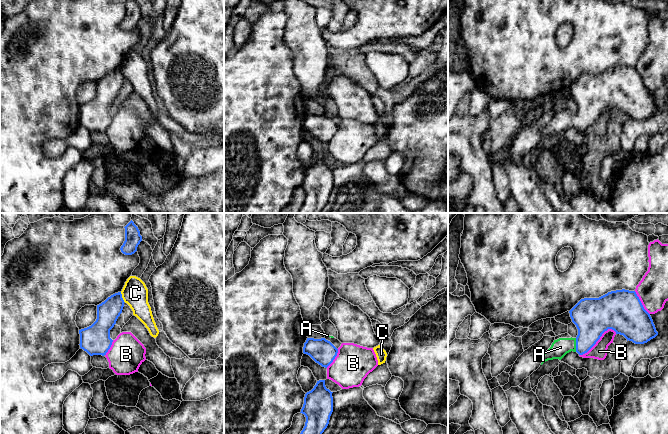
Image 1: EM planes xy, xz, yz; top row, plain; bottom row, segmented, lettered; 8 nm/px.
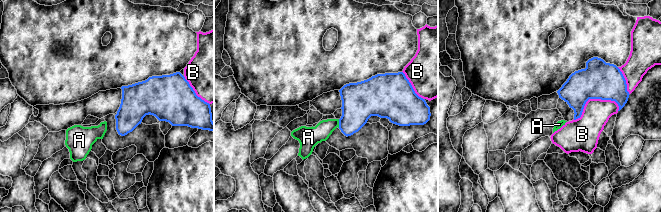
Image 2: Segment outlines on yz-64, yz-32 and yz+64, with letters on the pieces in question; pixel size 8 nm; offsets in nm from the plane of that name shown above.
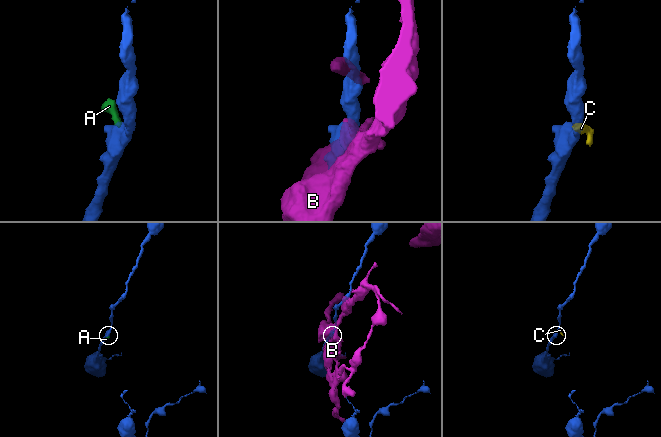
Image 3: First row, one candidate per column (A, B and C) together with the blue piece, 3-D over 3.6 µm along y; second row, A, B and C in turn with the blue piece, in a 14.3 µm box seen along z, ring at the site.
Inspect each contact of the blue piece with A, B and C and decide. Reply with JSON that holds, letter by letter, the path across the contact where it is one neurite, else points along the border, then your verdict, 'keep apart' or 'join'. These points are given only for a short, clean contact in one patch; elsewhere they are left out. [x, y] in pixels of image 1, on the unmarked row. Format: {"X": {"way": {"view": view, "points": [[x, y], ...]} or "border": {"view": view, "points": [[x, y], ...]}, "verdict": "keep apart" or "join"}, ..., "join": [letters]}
{"A": {"way": {"view": "yz", "points": [[592, 95], [589, 108], [576, 121], [563, 121], [560, 123]]}, "verdict": "join"}, "B": {"verdict": "keep apart"}, "C": {"border": {"view": "xy", "points": [[120, 68], [125, 78]]}, "verdict": "keep apart"}, "join": ["A"]}

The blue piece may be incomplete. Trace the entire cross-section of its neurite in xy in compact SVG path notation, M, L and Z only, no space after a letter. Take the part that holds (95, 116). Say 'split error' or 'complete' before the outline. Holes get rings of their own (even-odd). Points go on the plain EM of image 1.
complete | M118 68L97 81L96 97L91 102L79 106L81 125L90 132L106 131L113 118L110 106L122 89L124 79L121 68Z

